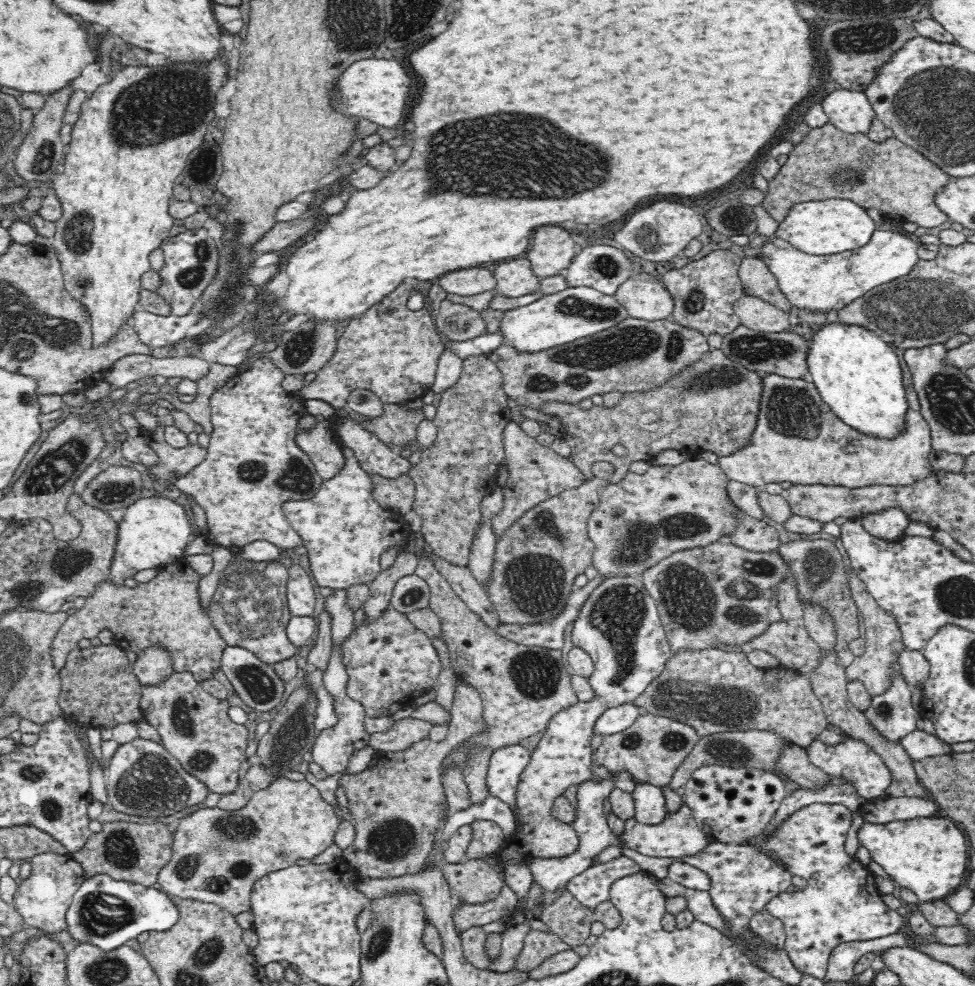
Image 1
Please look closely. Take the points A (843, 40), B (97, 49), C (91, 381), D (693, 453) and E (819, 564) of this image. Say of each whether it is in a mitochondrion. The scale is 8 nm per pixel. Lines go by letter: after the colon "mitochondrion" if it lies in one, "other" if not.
A: mitochondrion
B: other
C: other
D: other
E: mitochondrion

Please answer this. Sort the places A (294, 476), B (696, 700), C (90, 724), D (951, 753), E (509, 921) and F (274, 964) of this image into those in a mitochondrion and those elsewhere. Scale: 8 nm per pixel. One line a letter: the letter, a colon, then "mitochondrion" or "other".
A: mitochondrion
B: mitochondrion
C: other
D: other
E: other
F: other

